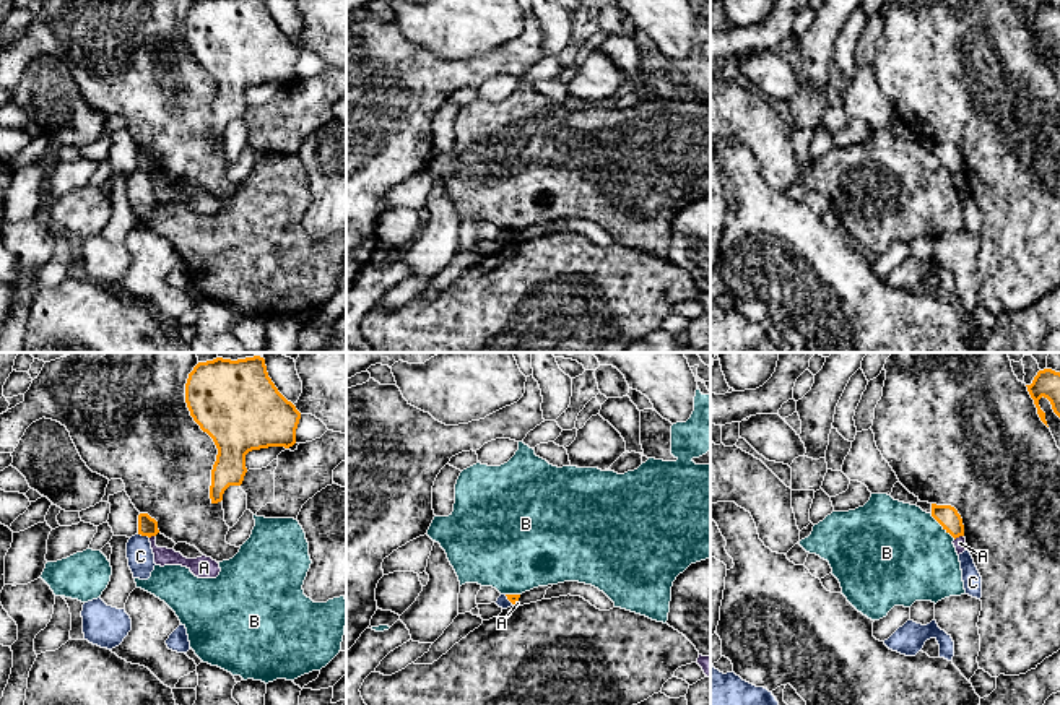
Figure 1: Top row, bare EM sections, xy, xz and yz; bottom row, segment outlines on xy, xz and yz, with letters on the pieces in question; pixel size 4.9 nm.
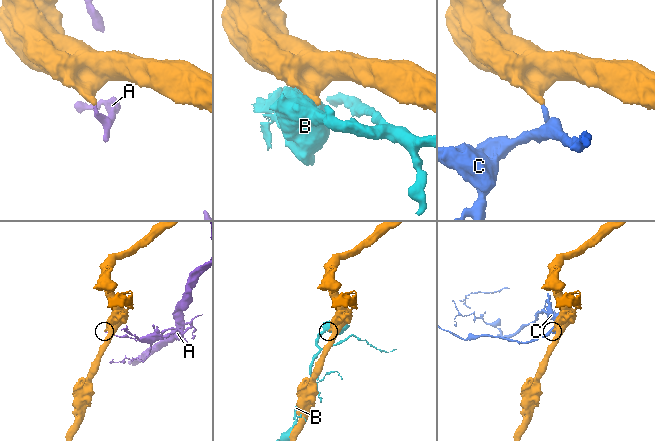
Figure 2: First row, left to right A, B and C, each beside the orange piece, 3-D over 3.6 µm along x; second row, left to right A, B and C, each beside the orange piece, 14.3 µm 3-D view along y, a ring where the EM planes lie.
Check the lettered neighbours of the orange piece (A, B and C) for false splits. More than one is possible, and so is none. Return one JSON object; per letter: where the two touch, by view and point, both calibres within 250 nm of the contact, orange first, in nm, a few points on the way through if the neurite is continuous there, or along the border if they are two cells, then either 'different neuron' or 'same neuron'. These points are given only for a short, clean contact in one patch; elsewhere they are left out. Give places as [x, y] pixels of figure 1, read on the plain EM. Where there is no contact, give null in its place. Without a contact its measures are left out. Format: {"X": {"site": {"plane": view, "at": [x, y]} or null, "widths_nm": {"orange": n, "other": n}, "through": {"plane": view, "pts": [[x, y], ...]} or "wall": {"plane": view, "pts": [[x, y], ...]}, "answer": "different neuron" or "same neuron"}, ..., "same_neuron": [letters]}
{"A": {"site": {"plane": "yz", "at": [958, 173]}, "widths_nm": {"orange": 110, "other": 60}, "wall": {"plane": "yz", "pts": [[963, 171], [955, 176]]}, "answer": "different neuron"}, "B": {"site": {"plane": "yz", "at": [943, 163]}, "widths_nm": {"orange": 110, "other": 480}, "answer": "different neuron"}, "C": {"site": {"plane": "xy", "at": [143, 171]}, "widths_nm": {"orange": 100, "other": 130}, "wall": {"plane": "xy", "pts": [[139, 169], [148, 174]]}, "answer": "different neuron"}, "same_neuron": []}

